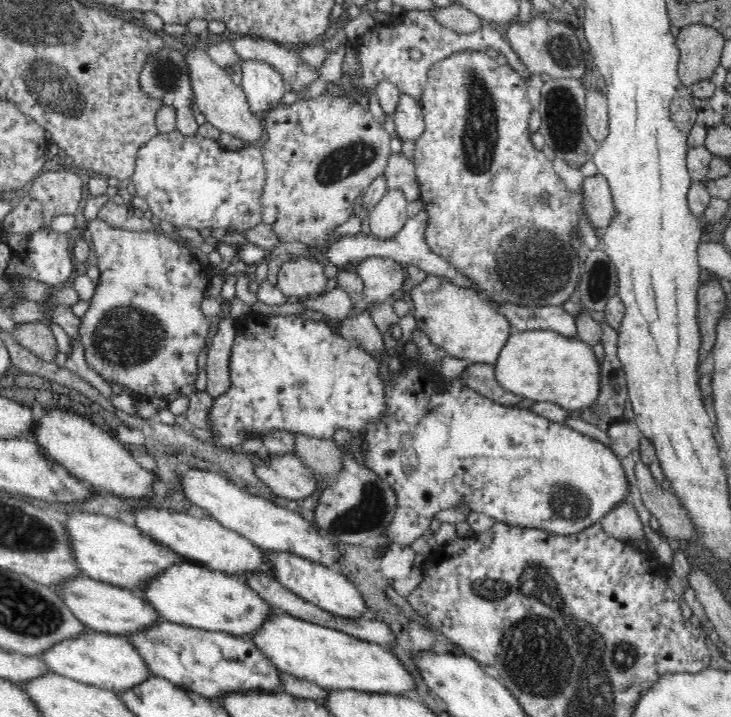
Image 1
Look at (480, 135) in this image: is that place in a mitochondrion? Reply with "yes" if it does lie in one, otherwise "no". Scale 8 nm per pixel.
yes

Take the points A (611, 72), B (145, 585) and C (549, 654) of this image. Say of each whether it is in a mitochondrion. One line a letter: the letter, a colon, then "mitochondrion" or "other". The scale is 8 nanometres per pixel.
A: other
B: other
C: mitochondrion

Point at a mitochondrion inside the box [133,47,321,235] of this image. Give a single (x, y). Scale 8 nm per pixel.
(165, 73)

